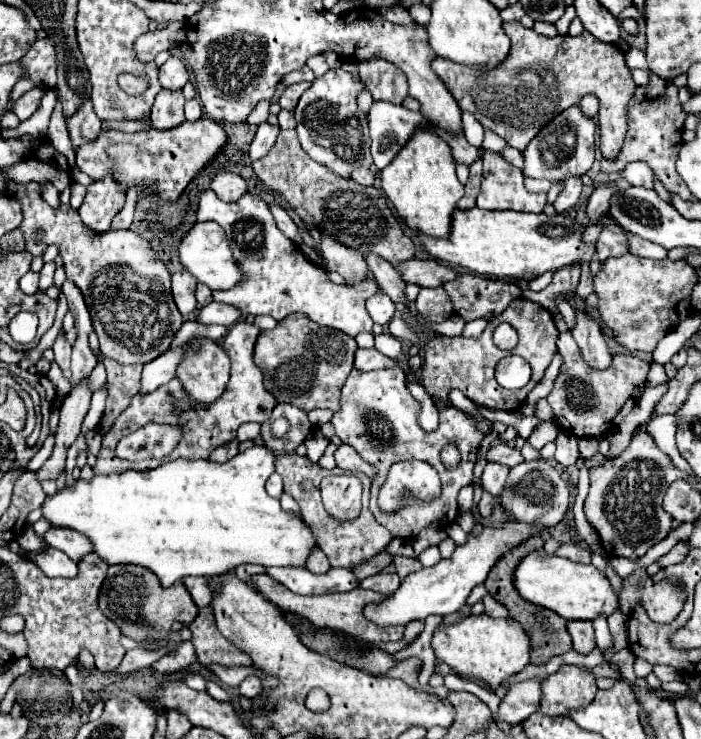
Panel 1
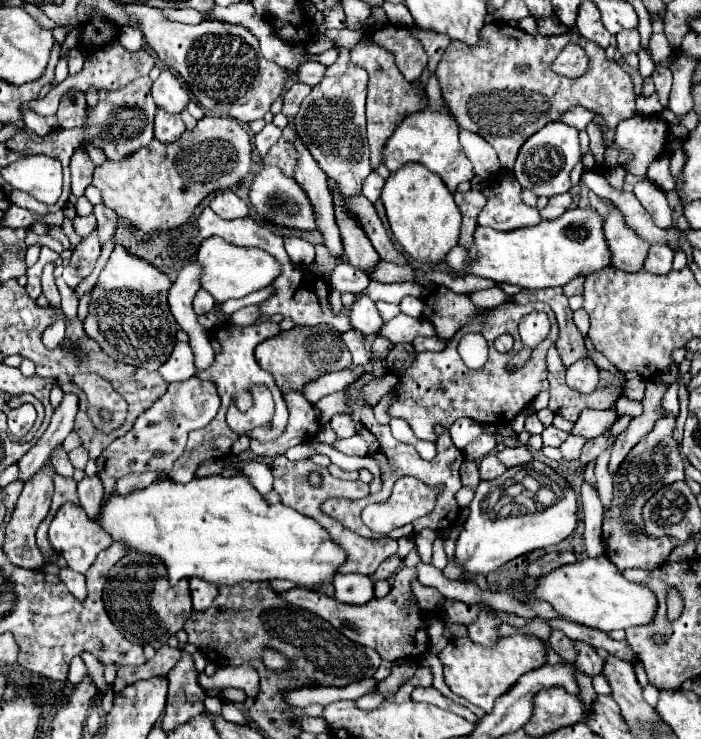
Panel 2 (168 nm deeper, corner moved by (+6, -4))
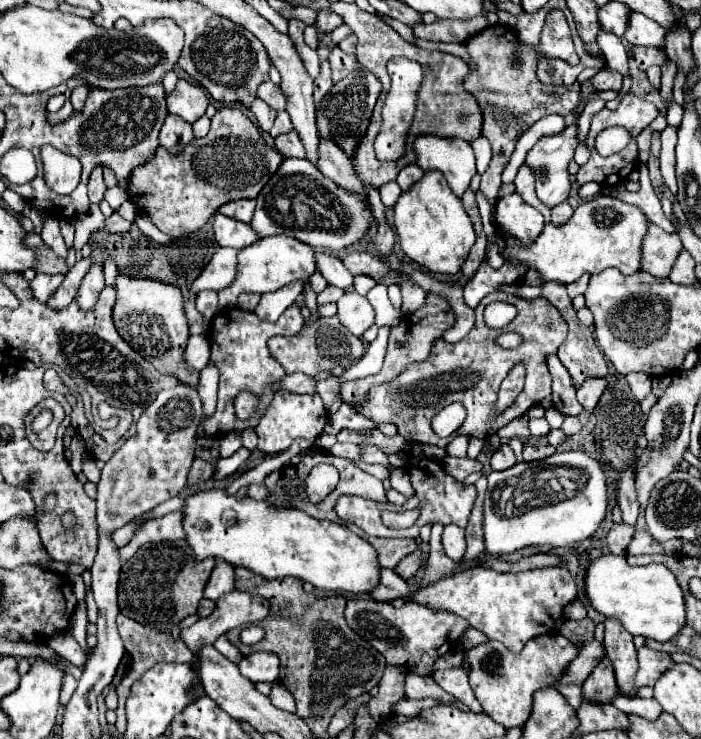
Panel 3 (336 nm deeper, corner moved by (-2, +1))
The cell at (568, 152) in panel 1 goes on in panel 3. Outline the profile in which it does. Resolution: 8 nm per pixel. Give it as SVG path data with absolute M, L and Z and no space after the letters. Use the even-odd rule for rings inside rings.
M578 121L568 125L564 131L556 135L544 135L536 141L536 145L526 155L526 165L534 171L536 177L536 195L542 203L554 207L568 199L570 193L570 173L568 165L574 159L574 149L578 147Z

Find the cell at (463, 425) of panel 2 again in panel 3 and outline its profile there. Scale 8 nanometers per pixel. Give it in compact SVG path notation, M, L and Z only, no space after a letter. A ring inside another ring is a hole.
M456 435L452 439L452 443L446 447L448 449L448 455L454 455L454 457L464 457L466 455L466 449L468 449L468 437L466 435Z

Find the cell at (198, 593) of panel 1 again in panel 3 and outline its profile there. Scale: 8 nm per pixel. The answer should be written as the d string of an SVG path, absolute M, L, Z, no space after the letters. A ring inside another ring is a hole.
M216 563L208 585L204 589L204 597L216 601L220 595L230 593L234 589L234 569L228 563Z

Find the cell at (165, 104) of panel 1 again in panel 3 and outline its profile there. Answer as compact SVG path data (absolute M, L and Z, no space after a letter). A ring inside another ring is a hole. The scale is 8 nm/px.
M168 113L160 129L160 145L166 147L170 153L180 153L192 139L194 139L192 125L184 123L184 119L180 119L178 115Z

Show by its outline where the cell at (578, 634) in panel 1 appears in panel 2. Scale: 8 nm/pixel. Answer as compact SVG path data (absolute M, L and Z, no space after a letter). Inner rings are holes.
M576 642L576 648L580 648L580 656L576 660L576 666L580 668L580 672L584 672L586 676L596 676L602 672L604 660L596 654L596 650L584 642Z

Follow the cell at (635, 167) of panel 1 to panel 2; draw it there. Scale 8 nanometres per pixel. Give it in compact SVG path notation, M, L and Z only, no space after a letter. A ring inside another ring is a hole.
M636 182L634 184L634 194L638 196L640 204L646 208L646 212L652 216L652 220L660 228L672 228L672 210L668 206L668 200L664 192L652 184L652 182Z

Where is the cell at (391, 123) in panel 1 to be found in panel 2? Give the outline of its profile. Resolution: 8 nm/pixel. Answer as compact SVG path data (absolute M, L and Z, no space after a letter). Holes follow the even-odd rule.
M435 74L426 82L426 94L430 98L428 108L424 112L416 112L414 116L408 116L392 134L392 138L388 140L388 144L384 146L384 164L388 170L396 172L398 168L402 168L408 162L418 162L424 164L428 170L432 170L434 174L438 174L442 178L442 182L446 184L446 188L450 192L456 192L456 186L460 182L470 182L474 178L472 172L472 164L466 158L460 142L458 142L458 124L454 122L454 118L446 112L444 108L444 100L442 100L442 92Z

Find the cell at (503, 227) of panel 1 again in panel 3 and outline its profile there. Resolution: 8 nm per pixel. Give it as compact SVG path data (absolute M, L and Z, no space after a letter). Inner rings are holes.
M596 195L594 199L578 205L568 223L560 227L548 223L528 247L524 247L524 243L516 243L512 235L504 235L500 231L496 233L496 245L506 263L538 271L544 281L560 281L568 285L578 281L582 273L600 273L606 267L616 267L624 275L640 271L640 245L646 233L646 223L648 219L638 207L606 195Z

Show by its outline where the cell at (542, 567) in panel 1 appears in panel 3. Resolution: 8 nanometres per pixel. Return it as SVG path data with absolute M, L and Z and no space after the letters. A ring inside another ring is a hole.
M600 555L586 567L584 575L586 603L604 617L618 619L632 635L670 641L684 627L684 597L682 589L664 565L630 567L624 555Z

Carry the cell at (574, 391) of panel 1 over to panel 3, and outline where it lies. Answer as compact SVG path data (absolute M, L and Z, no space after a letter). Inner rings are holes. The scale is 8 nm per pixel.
M556 354L549 355L546 359L547 367L554 377L554 407L562 413L562 415L580 415L584 413L584 409L580 407L578 399L576 399L576 389L572 383L572 377L568 375L568 369L562 367L560 359Z

